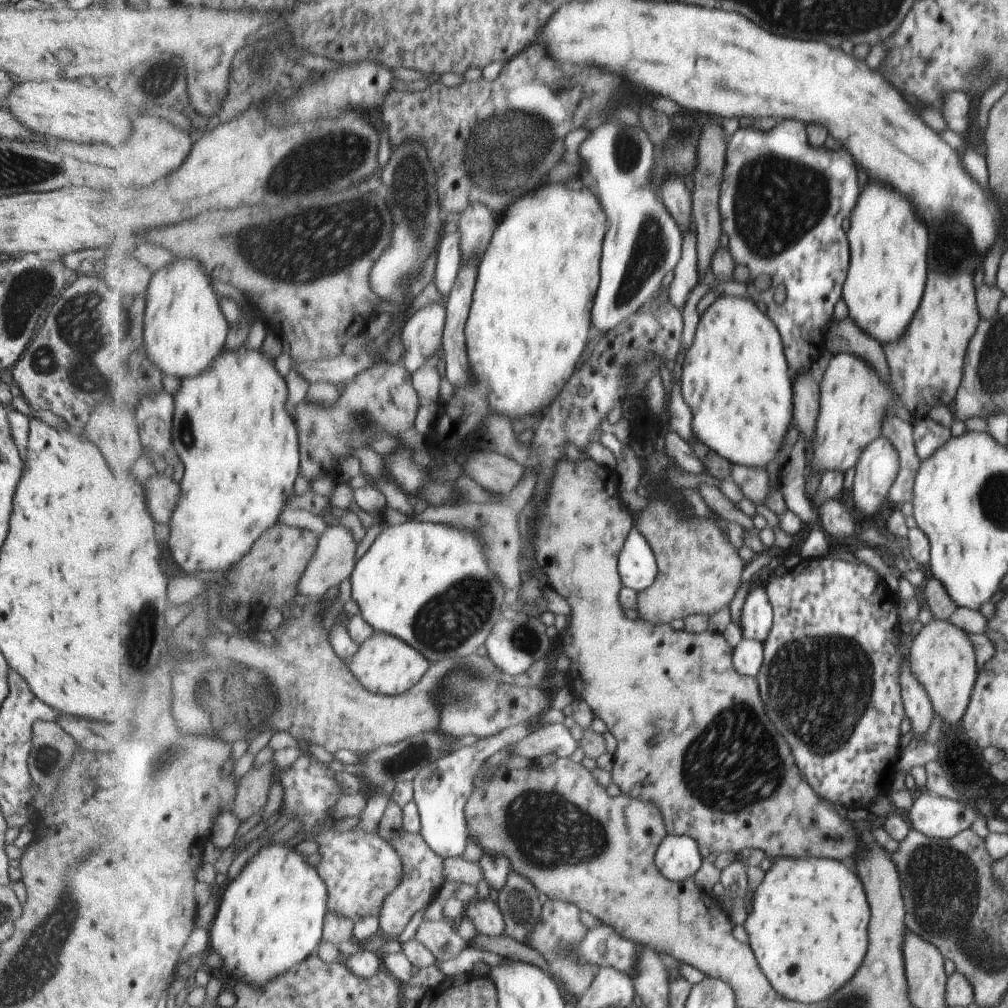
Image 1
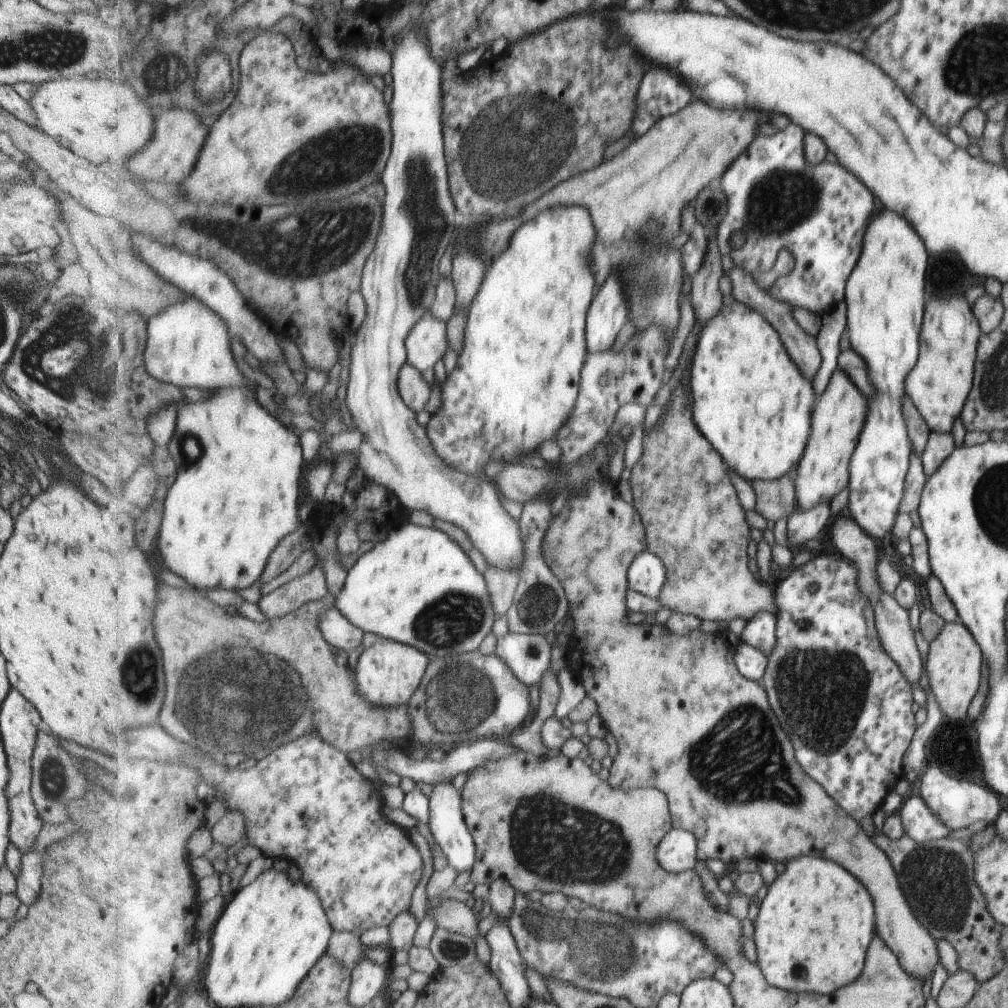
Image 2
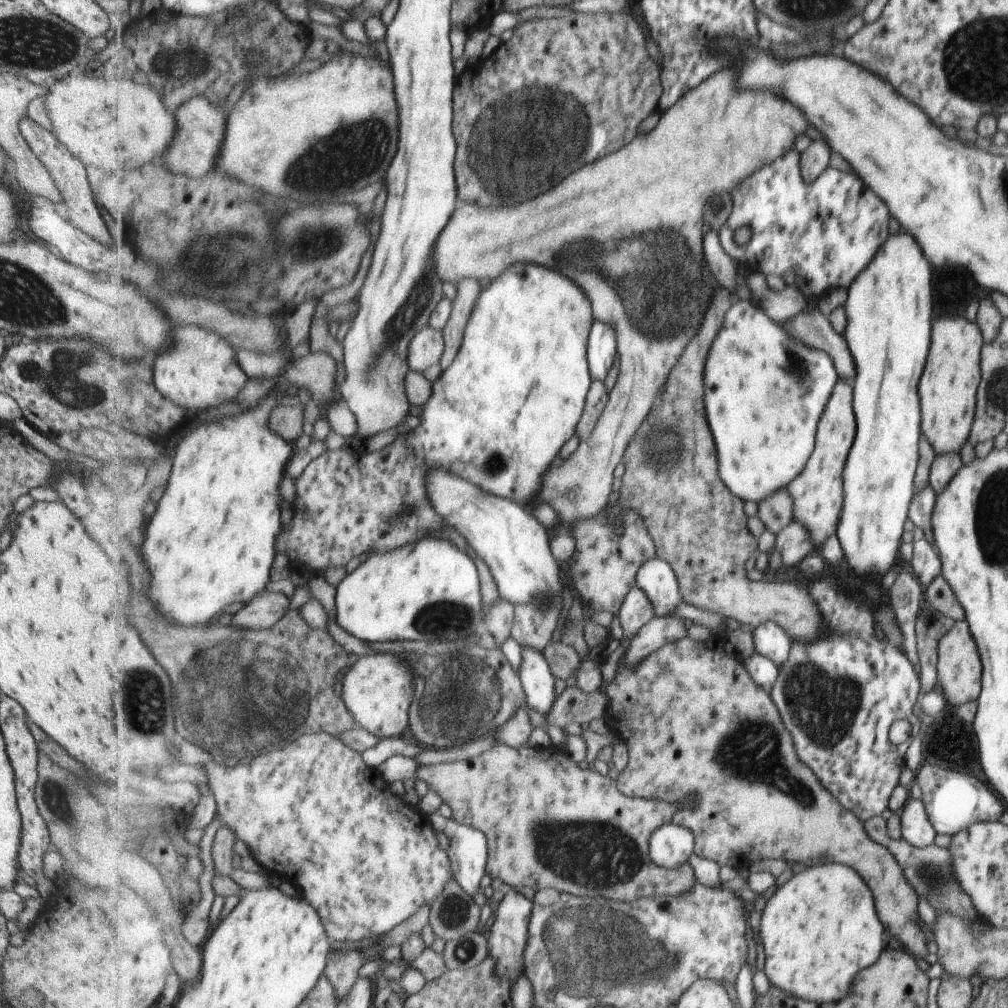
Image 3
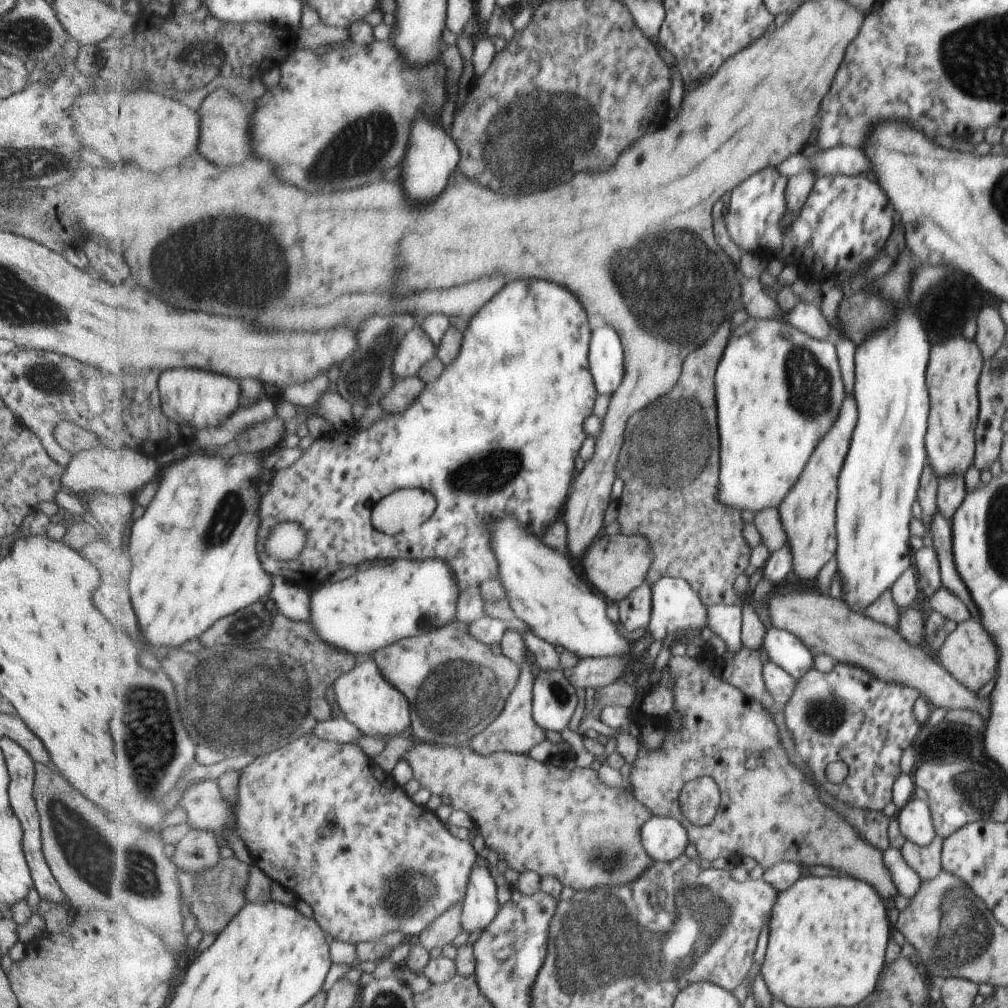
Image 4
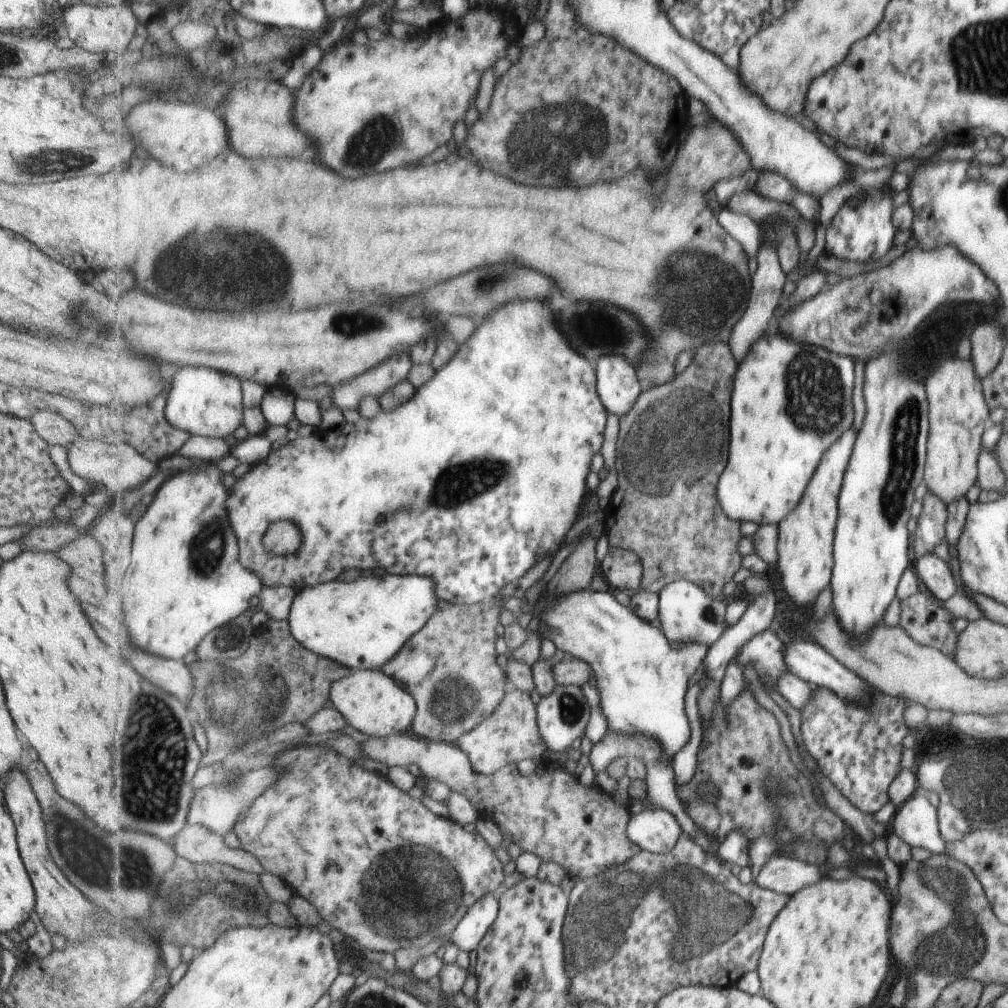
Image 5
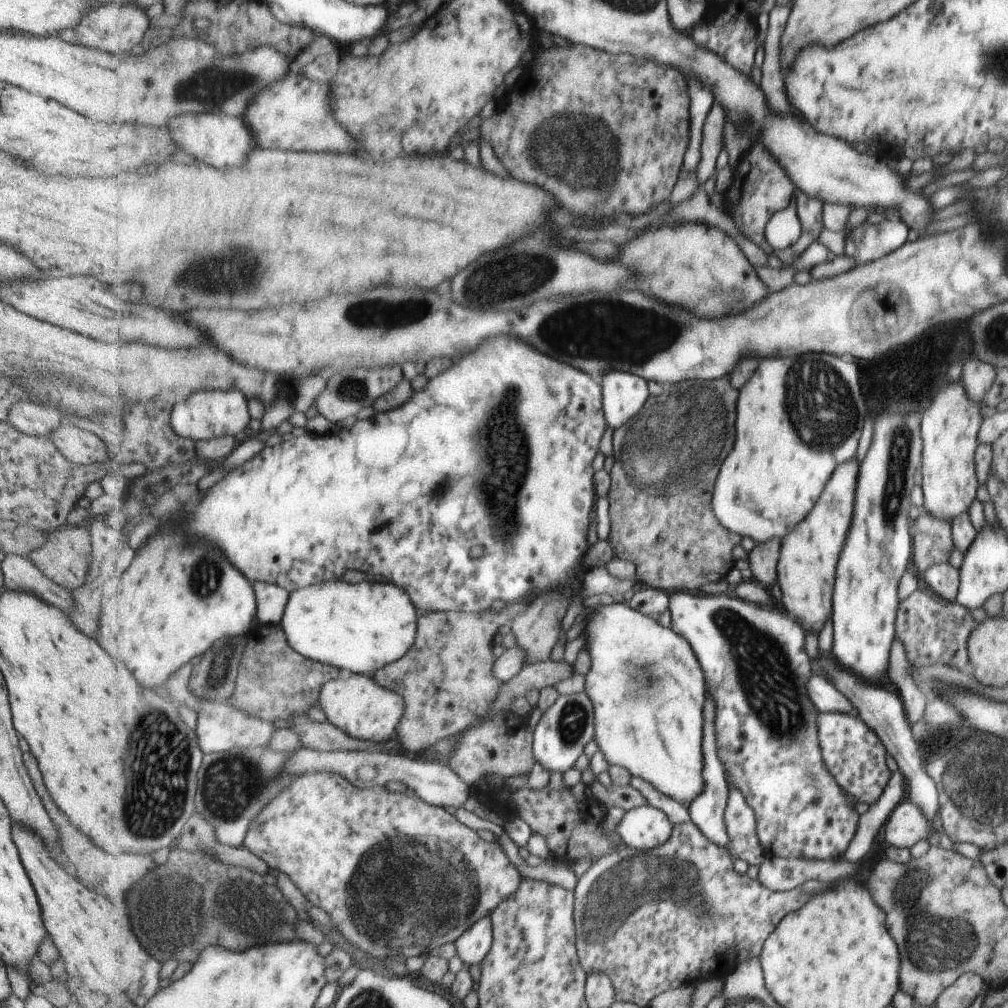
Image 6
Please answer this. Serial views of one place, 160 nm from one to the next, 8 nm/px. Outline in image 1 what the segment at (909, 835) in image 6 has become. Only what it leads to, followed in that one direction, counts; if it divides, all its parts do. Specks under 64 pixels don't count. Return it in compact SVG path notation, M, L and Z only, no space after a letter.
M922 794L918 796L914 800L912 808L908 811L911 829L922 832L922 834L930 838L938 839L950 839L956 836L956 834L970 829L973 821L981 816L974 810L973 806L962 804L960 800L950 800L933 794Z

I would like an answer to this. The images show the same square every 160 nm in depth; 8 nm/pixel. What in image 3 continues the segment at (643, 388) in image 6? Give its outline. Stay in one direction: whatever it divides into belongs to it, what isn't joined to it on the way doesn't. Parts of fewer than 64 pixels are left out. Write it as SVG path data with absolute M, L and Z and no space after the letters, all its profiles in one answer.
M596 319L589 342L590 368L594 380L602 380L602 382L606 382L606 380L610 378L610 372L612 372L612 366L614 366L618 354L619 358L621 358L617 330L614 330L612 324Z

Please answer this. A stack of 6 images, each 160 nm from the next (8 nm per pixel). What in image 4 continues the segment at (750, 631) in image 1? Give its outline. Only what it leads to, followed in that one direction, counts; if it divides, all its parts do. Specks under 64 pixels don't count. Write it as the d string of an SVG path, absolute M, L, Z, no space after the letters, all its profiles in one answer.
M772 627L767 633L764 648L771 661L796 681L814 667L815 655L798 637L786 630Z

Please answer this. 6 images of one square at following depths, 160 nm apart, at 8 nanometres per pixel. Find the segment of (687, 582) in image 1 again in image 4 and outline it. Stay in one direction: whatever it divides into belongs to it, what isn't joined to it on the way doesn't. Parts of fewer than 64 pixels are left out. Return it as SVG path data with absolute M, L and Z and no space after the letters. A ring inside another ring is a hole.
M728 318L726 324L722 324L722 328L716 332L714 338L710 338L706 345L697 349L694 354L686 360L686 367L683 371L682 383L678 384L675 390L672 390L670 394L666 394L666 397L662 397L659 401L654 402L649 409L642 410L638 414L634 414L630 418L630 424L628 424L628 430L626 430L626 442L624 453L621 455L620 461L620 477L629 483L630 494L626 494L626 498L620 498L618 500L618 512L620 505L622 504L622 520L632 516L638 520L638 518L650 518L650 542L653 544L653 554L656 555L656 564L653 566L652 572L649 574L648 582L650 584L662 580L662 578L670 578L671 576L680 576L681 578L688 579L693 584L695 590L698 590L708 604L718 606L718 603L728 604L743 604L747 600L742 594L742 590L738 590L738 578L742 574L746 575L746 570L750 570L750 566L754 566L754 546L750 546L748 540L745 538L746 524L744 518L742 518L742 510L738 510L736 506L730 506L722 500L722 434L720 434L720 426L718 426L718 368L720 368L720 362L730 346L730 340L733 337L732 320L734 318ZM790 590L786 594L774 591L769 595L769 610L773 627L794 634L815 656L828 654L837 663L842 664L846 660L852 662L850 666L861 666L878 680L914 688L936 708L947 710L970 708L988 718L990 696L980 698L978 691L974 692L966 688L962 682L958 682L926 647L913 645L895 628L854 612L842 600L834 600L830 596L822 596L812 590L802 590L801 594L800 590Z

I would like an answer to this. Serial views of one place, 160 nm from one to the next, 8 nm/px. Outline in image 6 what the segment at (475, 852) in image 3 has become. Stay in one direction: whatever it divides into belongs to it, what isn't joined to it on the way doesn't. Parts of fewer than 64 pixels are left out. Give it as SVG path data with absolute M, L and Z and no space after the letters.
M490 914L481 918L456 941L457 952L464 965L481 965L490 954L494 939L495 928Z

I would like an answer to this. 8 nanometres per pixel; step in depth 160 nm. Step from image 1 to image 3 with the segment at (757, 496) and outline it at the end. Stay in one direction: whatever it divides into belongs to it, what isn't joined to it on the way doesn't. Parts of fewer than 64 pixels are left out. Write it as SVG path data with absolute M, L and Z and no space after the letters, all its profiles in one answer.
M786 489L778 490L776 496L764 500L759 504L759 516L764 520L767 530L772 530L778 536L778 532L790 523L792 513L792 498L788 496Z

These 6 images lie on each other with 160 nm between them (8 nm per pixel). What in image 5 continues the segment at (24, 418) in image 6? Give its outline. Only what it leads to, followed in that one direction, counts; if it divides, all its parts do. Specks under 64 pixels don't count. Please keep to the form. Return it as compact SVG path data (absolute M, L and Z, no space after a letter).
M38 411L30 419L38 434L50 445L67 449L80 438L76 428L62 415L52 411Z

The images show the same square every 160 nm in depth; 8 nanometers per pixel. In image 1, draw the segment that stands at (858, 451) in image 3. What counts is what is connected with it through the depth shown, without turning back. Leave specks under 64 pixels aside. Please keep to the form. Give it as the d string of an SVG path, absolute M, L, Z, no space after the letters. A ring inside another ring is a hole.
M870 180L862 188L862 198L858 198L858 210L854 210L847 227L852 248L852 264L849 266L848 280L844 285L843 300L846 302L849 318L858 324L858 328L868 332L868 336L880 340L882 347L884 342L894 344L894 340L898 340L904 334L906 326L910 324L910 318L914 316L922 300L922 290L926 282L928 228L918 218L916 206L908 196L876 180ZM883 435L869 443L865 450L862 450L860 461L856 466L856 476L854 476L854 489L852 498L855 507L860 514L860 518L872 517L875 515L885 500L889 499L890 486L893 486L901 470L901 458L897 448Z

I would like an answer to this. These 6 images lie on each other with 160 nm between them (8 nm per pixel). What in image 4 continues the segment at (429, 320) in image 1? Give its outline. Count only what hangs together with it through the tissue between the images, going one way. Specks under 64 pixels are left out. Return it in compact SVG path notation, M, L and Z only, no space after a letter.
M418 324L410 334L406 334L396 350L394 358L394 376L396 380L412 378L420 374L420 370L438 356L439 348L432 342L428 332Z

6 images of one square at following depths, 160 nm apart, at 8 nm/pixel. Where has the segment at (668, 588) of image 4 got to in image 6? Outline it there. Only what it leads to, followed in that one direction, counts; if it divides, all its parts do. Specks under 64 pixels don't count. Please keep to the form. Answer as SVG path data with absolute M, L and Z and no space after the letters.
M676 591L671 592L671 614L672 627L678 634L681 634L690 641L690 644L697 651L697 655L702 661L702 666L705 668L707 682L711 691L715 694L719 711L717 714L717 727L719 730L719 751L722 760L725 762L725 767L728 770L728 778L733 783L736 783L742 792L746 795L748 802L757 812L759 818L759 834L763 842L763 846L768 856L792 857L816 860L828 860L843 858L845 848L849 842L853 840L857 832L859 822L859 814L848 806L846 802L845 792L837 783L831 772L825 765L825 759L821 755L821 746L817 738L817 714L818 710L813 705L811 698L806 692L811 674L811 664L804 650L804 634L800 625L793 618L782 616L778 612L767 610L764 606L760 606L750 601L745 601L737 596L732 598L727 592L721 595L712 593L692 594L692 592Z

